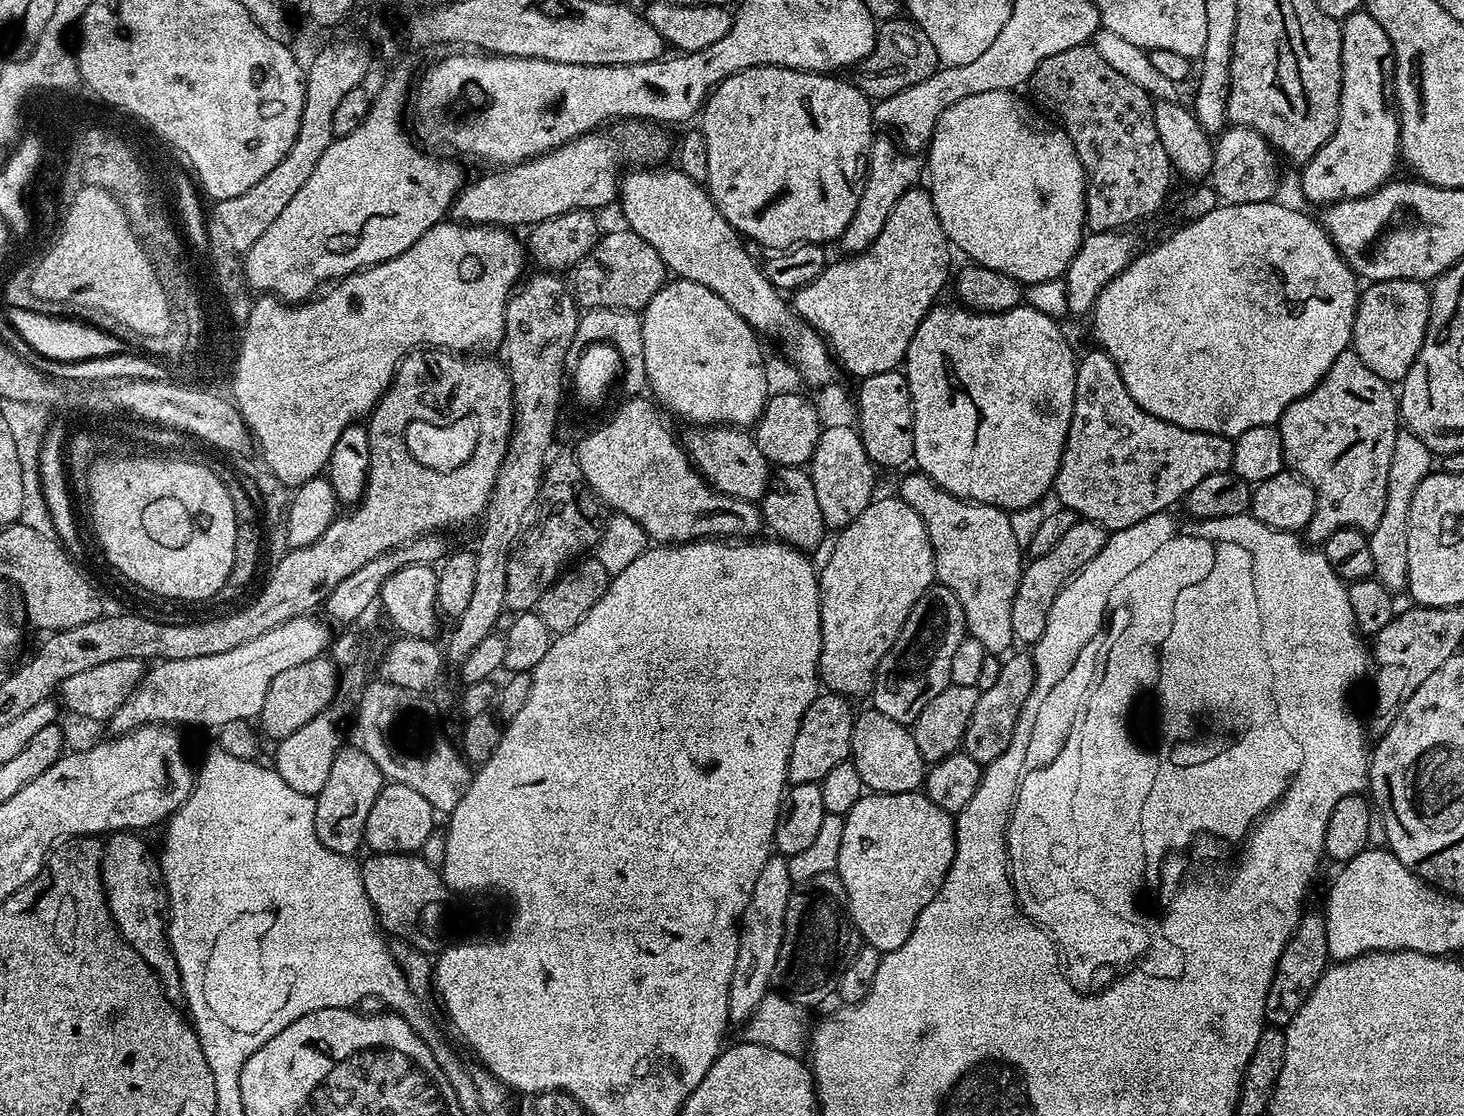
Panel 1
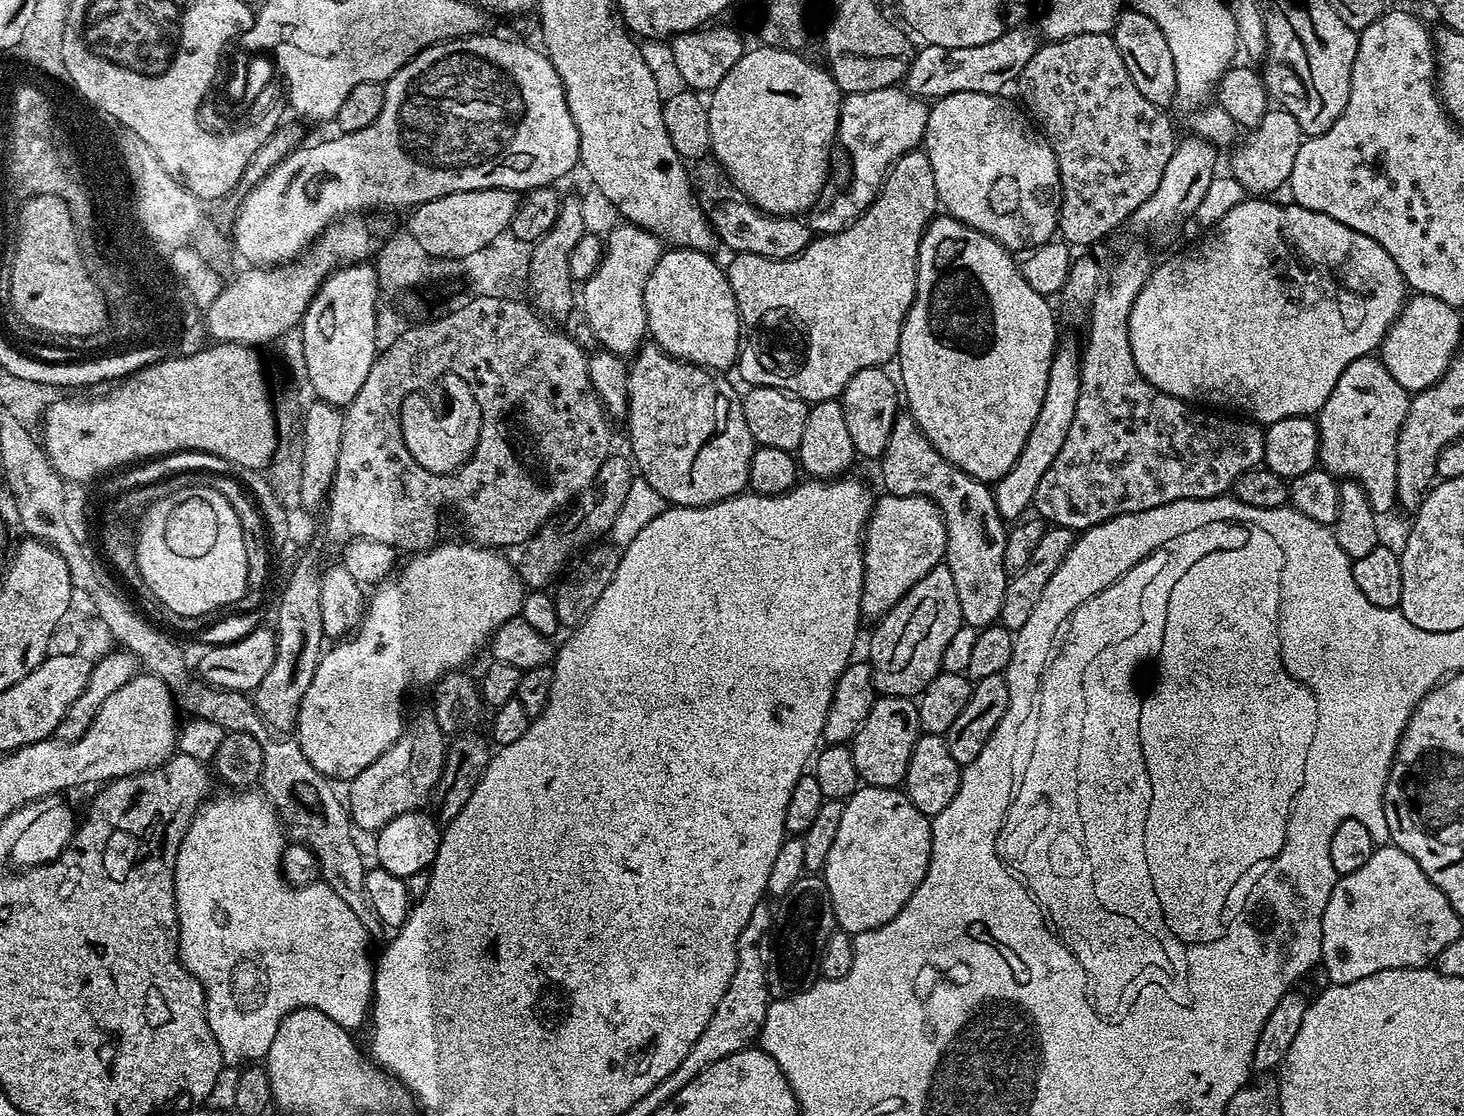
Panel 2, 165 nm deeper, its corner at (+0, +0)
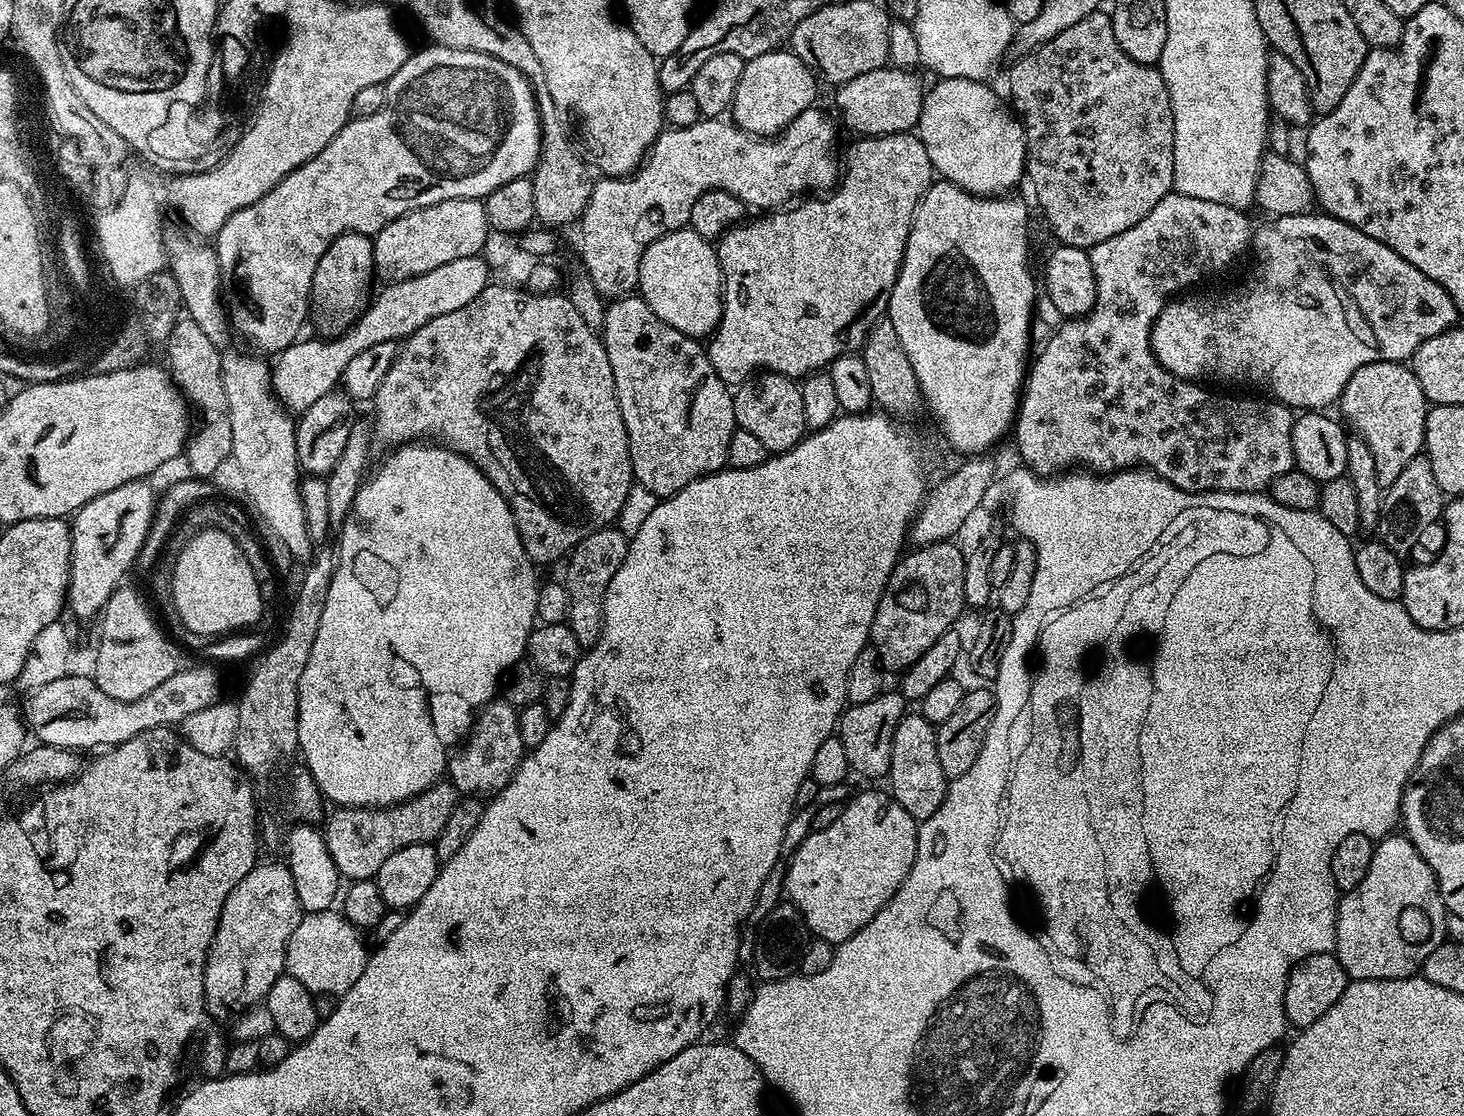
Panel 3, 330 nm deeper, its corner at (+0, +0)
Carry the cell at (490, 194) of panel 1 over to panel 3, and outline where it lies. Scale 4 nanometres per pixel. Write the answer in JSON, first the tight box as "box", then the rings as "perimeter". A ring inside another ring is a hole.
{"box":[372,199,489,281],"perimeter":[[[483,199],[434,202],[434,206],[419,208],[394,218],[394,222],[375,233],[372,262],[375,271],[385,276],[385,281],[414,278],[418,274],[426,274],[426,270],[434,270],[434,266],[454,262],[454,258],[481,255],[489,231]]]}

